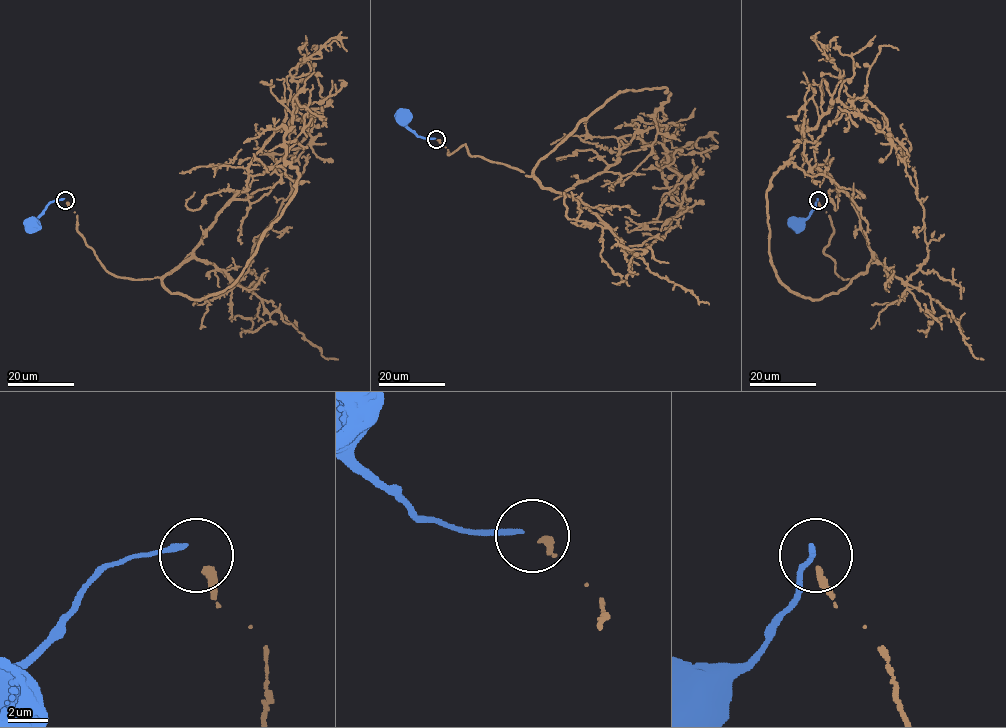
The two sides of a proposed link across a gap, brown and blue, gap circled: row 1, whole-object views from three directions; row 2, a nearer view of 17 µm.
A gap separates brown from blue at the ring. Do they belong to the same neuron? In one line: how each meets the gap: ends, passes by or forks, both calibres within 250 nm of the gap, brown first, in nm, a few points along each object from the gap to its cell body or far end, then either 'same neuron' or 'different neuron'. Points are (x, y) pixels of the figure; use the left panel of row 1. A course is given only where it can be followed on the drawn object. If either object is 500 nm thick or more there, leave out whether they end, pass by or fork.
brown ends; blue ends; calibres 300 and 260 nm; course brown (66, 202), (108, 271), (192, 299), (229, 287), (293, 196), (294, 104), (328, 102), (312, 49); course blue (64, 199), (48, 205), (35, 220), (35, 225), (30, 226); different neuron

